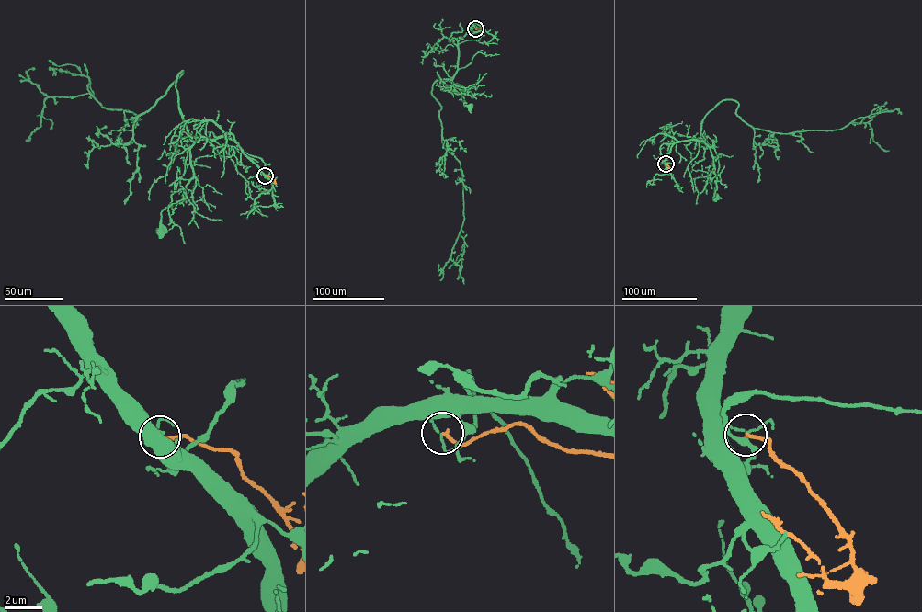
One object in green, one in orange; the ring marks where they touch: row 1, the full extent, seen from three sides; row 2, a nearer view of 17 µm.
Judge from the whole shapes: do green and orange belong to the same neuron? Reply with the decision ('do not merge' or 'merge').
do not merge

